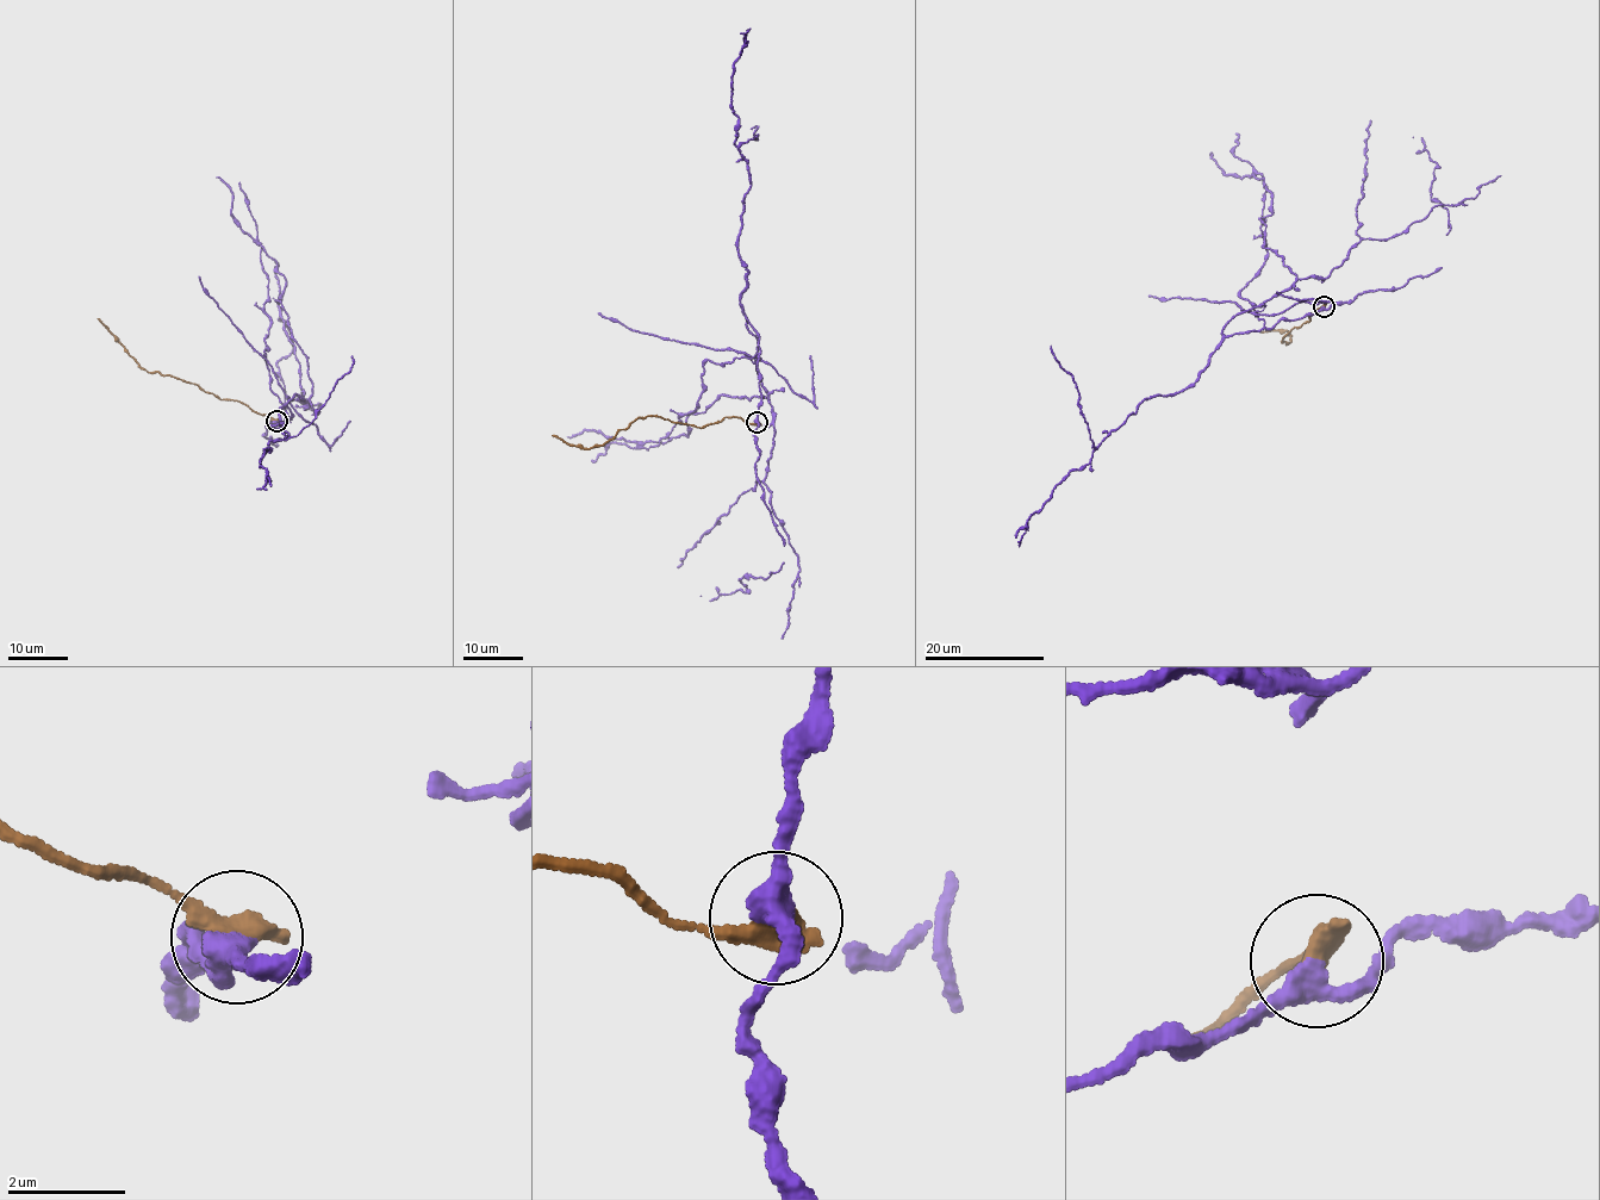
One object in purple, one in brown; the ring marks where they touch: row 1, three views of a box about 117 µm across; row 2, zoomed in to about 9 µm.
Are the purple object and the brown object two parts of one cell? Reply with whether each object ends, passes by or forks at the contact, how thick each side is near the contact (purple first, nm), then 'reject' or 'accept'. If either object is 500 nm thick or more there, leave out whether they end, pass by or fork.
purple passes by; brown ends there; 360 nm thick on the purple side, 480 nm on the other; reject

